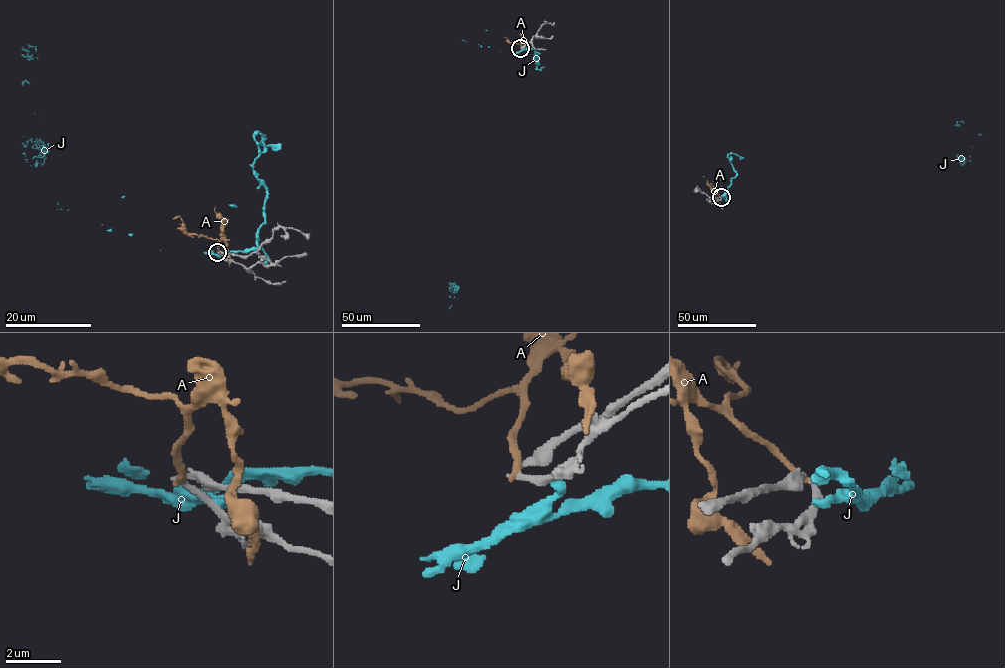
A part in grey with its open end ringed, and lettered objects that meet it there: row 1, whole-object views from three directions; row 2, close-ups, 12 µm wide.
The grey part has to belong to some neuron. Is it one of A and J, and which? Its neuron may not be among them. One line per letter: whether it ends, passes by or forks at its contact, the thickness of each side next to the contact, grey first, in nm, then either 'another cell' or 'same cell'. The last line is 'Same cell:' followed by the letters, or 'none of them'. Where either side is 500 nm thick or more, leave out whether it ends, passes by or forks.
A: it ends; calibres 220 and 280 nm; another cell
J: it ends; calibres 280 and 280 nm; another cell
Same cell: none of them

